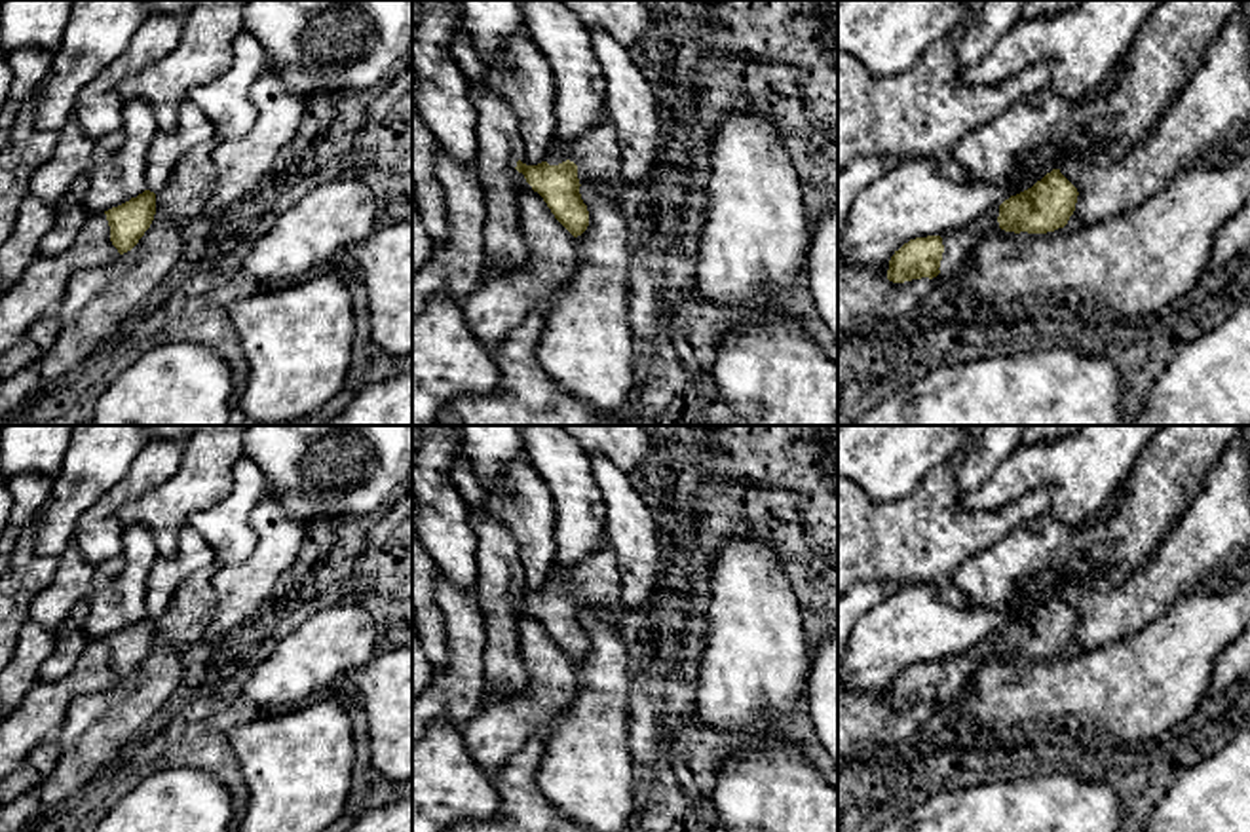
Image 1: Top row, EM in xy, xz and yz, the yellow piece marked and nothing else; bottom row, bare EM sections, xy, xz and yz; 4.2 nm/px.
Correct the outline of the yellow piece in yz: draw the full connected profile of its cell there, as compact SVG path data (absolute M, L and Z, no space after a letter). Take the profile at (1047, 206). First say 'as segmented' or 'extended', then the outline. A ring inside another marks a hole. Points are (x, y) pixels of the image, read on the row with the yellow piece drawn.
as segmented; M1052 169L1032 188L999 205L999 228L1005 232L1047 234L1064 228L1075 211L1077 188Z

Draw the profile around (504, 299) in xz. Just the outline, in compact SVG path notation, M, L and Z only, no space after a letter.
M517 169L511 177L528 258L513 270L486 262L481 285L458 300L471 332L490 353L530 312L545 315L576 272L576 237Z

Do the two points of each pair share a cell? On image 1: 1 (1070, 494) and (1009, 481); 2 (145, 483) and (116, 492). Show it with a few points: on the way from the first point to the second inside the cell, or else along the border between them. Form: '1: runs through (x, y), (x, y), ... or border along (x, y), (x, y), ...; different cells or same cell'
1: runs through (1059, 477), (1026, 475); same cell
2: runs through (137, 483), (124, 491); same cell

